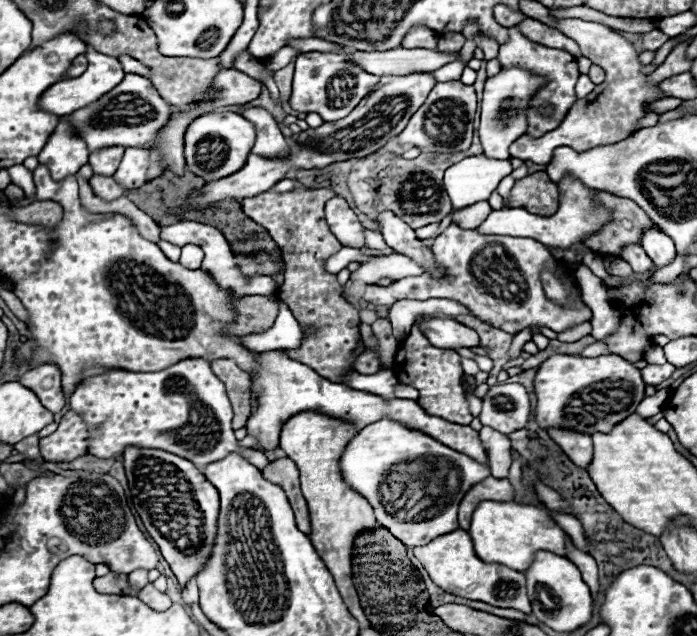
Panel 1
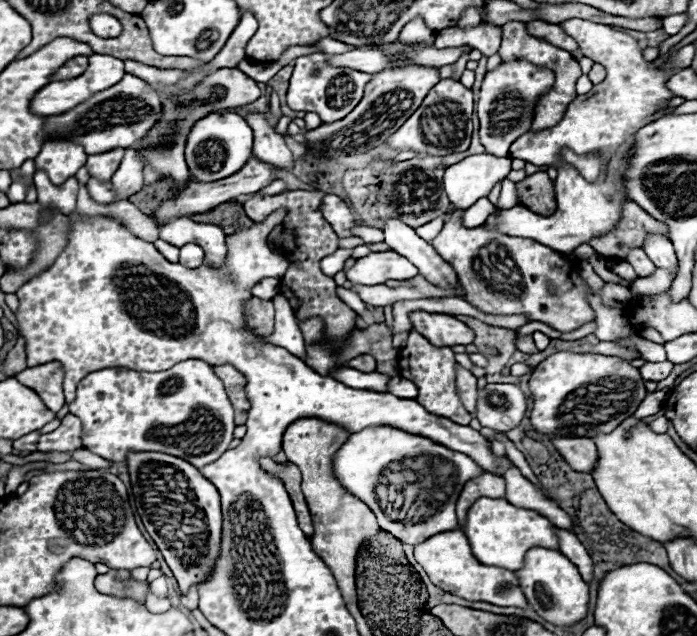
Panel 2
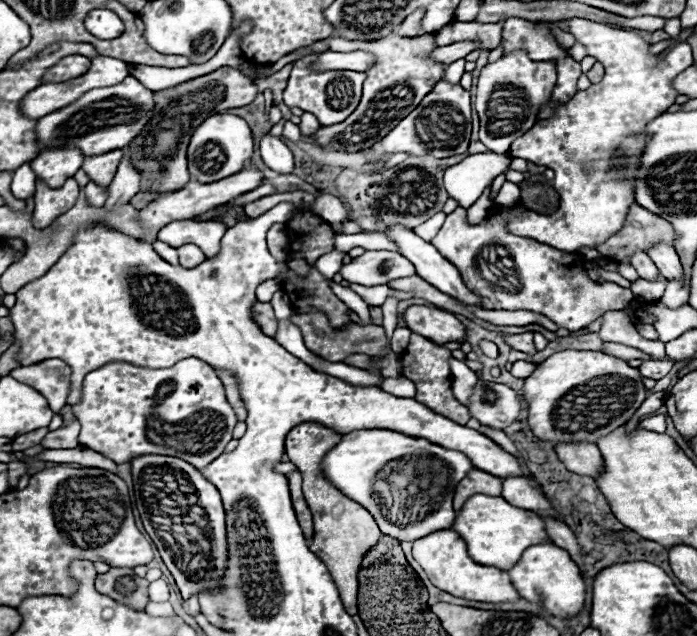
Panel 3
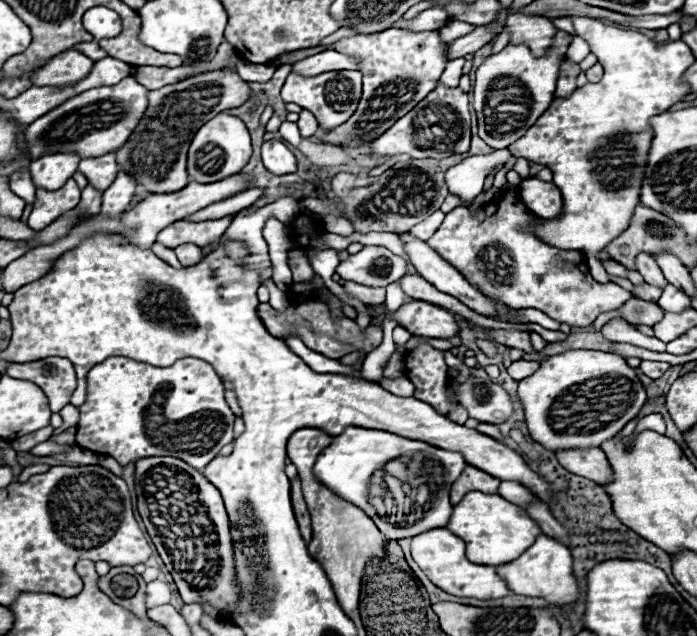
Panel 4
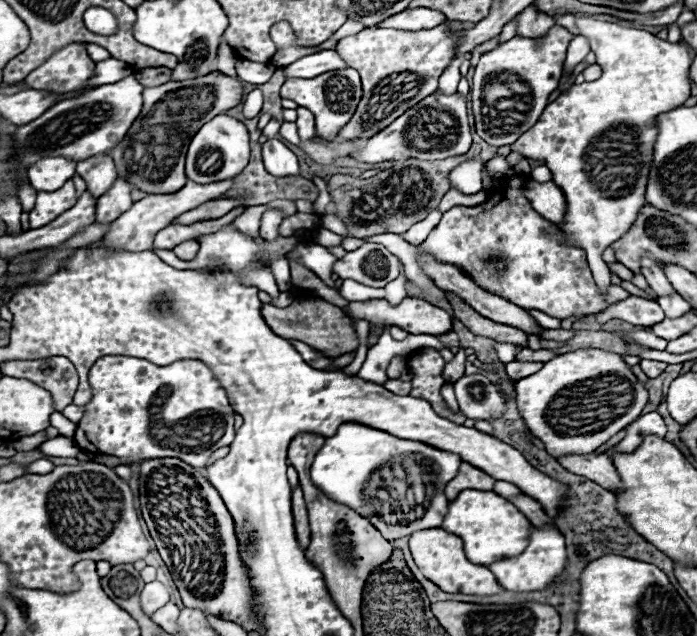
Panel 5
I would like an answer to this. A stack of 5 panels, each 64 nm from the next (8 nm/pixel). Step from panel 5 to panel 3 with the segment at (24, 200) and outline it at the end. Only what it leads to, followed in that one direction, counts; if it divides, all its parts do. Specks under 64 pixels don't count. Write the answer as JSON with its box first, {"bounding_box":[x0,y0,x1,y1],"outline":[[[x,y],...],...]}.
{"bounding_box":[12,164,36,200],"outline":[[[22,164],[20,168],[14,170],[14,176],[12,176],[12,194],[16,198],[28,200],[34,194],[34,184],[36,184],[36,176],[34,176],[30,164]]]}

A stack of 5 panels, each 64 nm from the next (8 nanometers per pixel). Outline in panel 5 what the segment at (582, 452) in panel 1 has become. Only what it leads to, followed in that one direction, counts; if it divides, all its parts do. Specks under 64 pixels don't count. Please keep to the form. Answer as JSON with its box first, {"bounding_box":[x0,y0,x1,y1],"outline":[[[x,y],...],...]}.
{"bounding_box":[558,454,622,492],"outline":[[[580,454],[580,456],[562,456],[558,458],[558,462],[578,474],[584,476],[596,484],[600,484],[602,488],[608,488],[610,492],[622,492],[622,480],[614,468],[614,462],[606,456],[606,454]]]}

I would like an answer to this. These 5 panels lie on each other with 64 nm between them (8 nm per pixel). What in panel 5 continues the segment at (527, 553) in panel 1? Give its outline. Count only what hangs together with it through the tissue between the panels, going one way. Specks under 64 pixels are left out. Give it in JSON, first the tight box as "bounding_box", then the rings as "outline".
{"bounding_box":[440,490,532,564],"outline":[[[462,490],[456,500],[448,502],[448,512],[440,524],[446,532],[452,532],[464,540],[466,558],[474,564],[492,564],[494,560],[516,556],[528,546],[528,534],[532,524],[528,518],[506,498],[494,492]]]}

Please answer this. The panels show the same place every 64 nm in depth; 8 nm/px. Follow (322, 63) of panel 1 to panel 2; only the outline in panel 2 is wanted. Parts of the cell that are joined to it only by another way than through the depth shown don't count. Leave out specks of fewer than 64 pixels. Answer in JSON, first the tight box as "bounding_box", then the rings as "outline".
{"bounding_box":[286,52,372,124],"outline":[[[322,52],[296,58],[286,102],[292,110],[316,112],[324,124],[330,124],[330,122],[342,120],[352,112],[352,108],[356,108],[356,104],[362,100],[364,86],[372,76],[350,68],[332,68],[326,64],[326,60],[328,56]]]}

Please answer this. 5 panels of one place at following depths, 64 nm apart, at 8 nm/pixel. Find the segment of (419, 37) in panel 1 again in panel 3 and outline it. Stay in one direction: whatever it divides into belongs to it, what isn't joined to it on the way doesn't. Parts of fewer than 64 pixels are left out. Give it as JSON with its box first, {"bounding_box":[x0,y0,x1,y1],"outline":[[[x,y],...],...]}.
{"bounding_box":[398,8,425,37],"outline":[[[416,8],[410,16],[406,16],[406,20],[398,26],[398,34],[404,37],[414,37],[425,34],[420,25],[420,20],[424,16],[424,9]]]}

